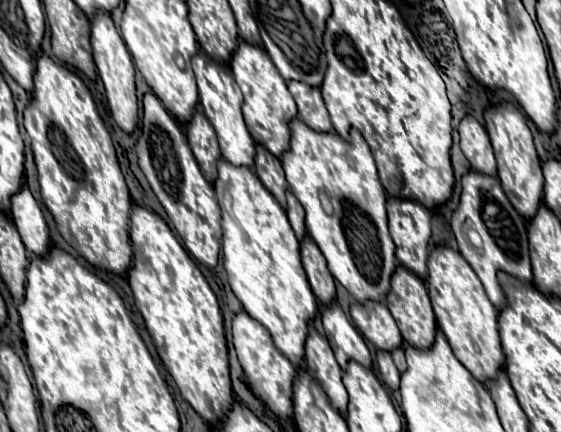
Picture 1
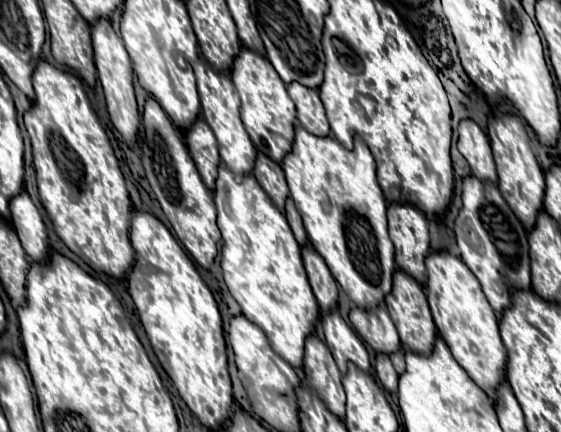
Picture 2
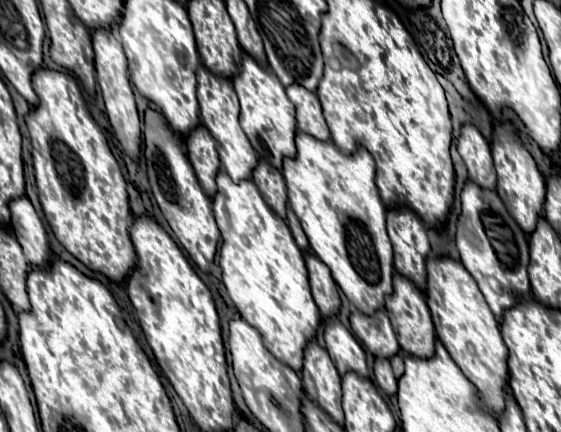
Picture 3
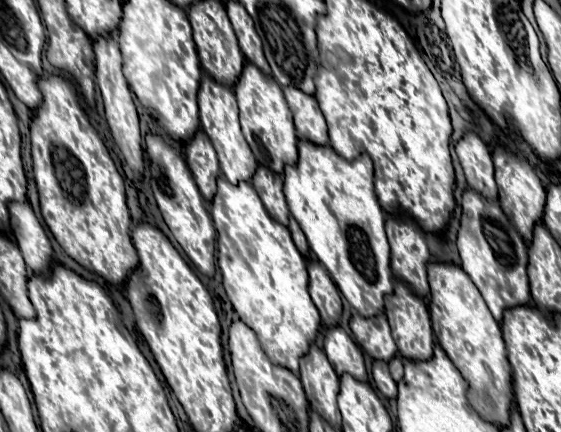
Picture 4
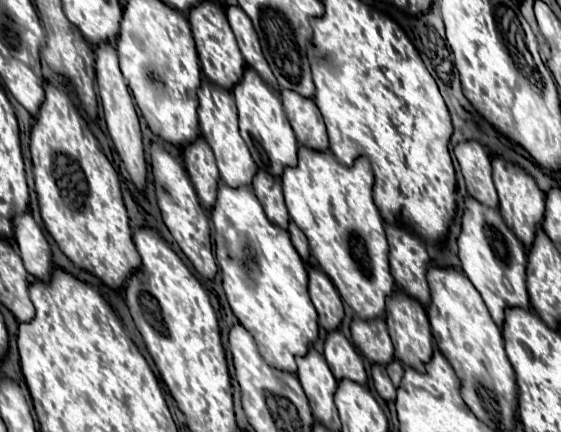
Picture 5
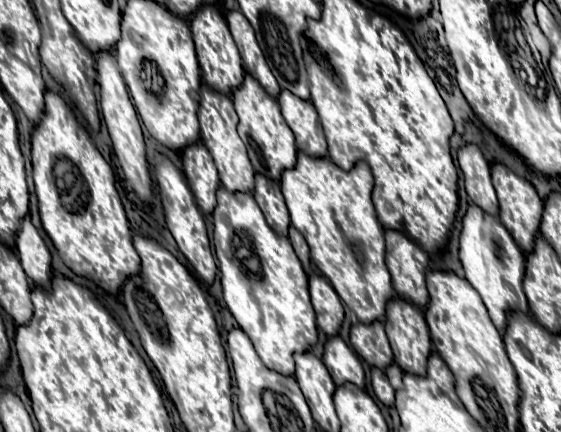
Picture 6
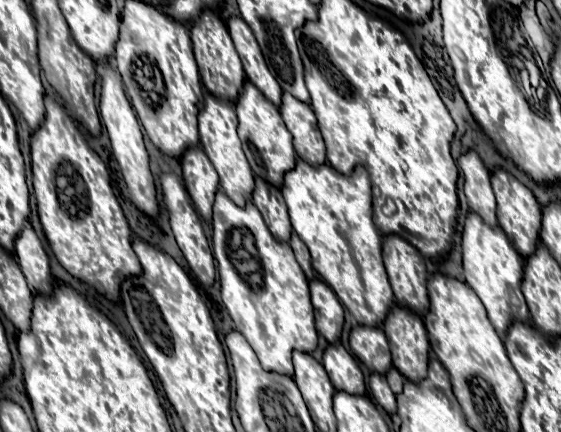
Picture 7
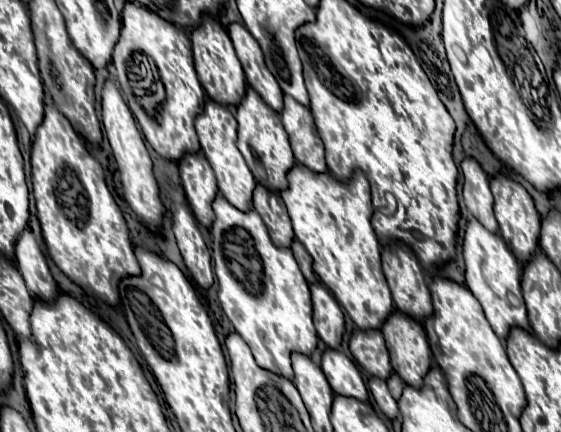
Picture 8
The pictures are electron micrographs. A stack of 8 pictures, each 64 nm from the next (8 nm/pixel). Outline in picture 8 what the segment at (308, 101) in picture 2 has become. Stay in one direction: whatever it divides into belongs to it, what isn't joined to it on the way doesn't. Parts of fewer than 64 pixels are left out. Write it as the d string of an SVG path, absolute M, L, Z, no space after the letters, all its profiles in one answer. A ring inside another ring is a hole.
M284 96L284 108L280 116L290 136L296 162L308 166L312 172L326 172L324 144L316 132L310 108L298 104L292 96Z

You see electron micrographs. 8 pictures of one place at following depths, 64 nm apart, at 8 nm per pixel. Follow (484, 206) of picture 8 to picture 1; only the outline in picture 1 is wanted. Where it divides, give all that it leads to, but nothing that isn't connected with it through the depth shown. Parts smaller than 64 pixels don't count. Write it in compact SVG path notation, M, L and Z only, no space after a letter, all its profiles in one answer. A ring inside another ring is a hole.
M472 116L462 118L460 122L460 148L464 156L470 160L472 170L482 174L496 174L496 160L492 152L490 138L486 134L486 128Z

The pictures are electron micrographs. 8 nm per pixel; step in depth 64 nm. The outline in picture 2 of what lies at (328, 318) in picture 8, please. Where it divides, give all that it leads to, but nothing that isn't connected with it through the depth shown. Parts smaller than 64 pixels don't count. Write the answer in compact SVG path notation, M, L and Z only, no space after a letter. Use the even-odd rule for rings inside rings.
M310 242L306 246L302 246L302 260L304 260L304 268L308 272L308 280L312 284L314 296L320 304L320 310L322 312L334 310L336 302L338 302L338 284L332 278L322 256L318 256L318 252L314 252L314 246Z

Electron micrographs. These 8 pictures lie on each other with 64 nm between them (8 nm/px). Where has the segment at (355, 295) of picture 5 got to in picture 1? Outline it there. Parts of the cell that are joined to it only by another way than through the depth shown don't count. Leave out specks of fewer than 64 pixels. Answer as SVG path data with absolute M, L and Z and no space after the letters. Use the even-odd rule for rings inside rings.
M298 118L290 120L288 128L290 148L280 160L294 196L306 210L308 236L312 236L326 256L332 276L358 302L384 300L398 262L394 242L388 234L386 192L366 140L354 128L350 140L330 132L316 132Z

